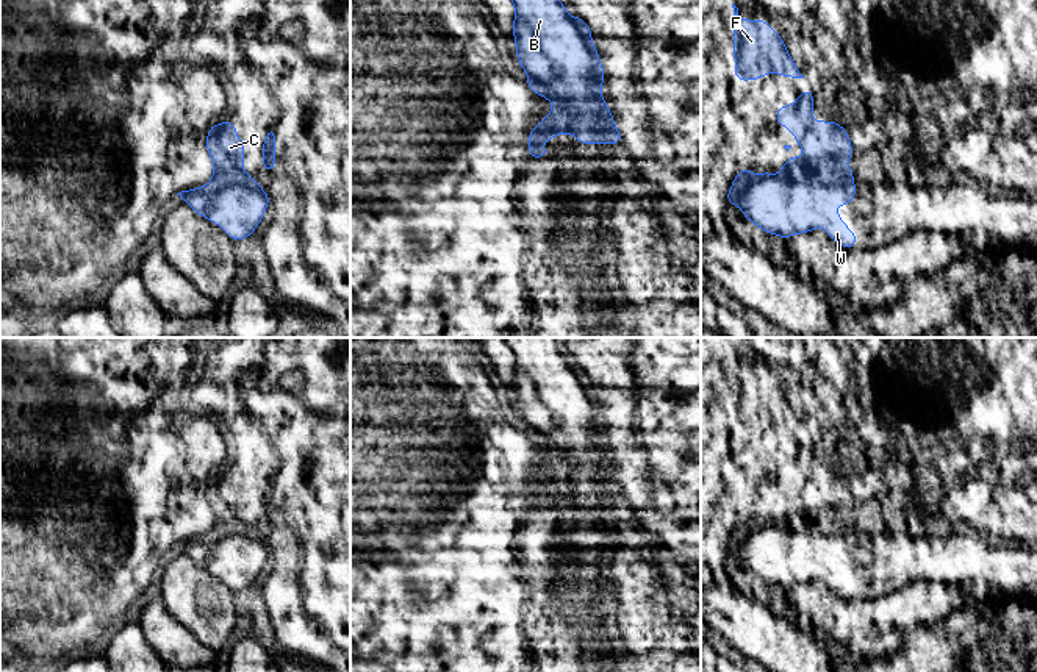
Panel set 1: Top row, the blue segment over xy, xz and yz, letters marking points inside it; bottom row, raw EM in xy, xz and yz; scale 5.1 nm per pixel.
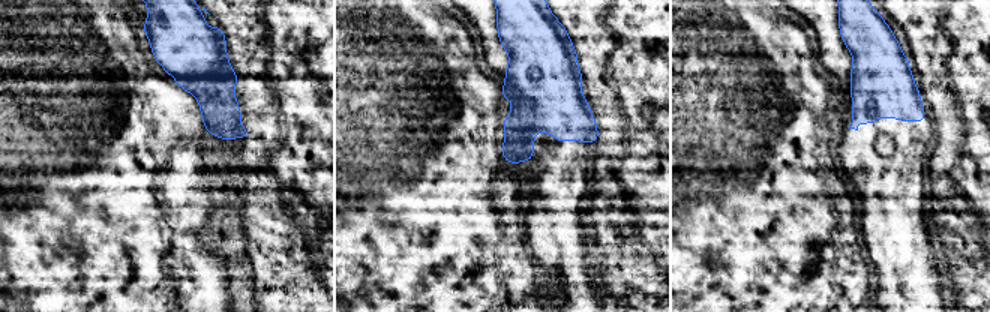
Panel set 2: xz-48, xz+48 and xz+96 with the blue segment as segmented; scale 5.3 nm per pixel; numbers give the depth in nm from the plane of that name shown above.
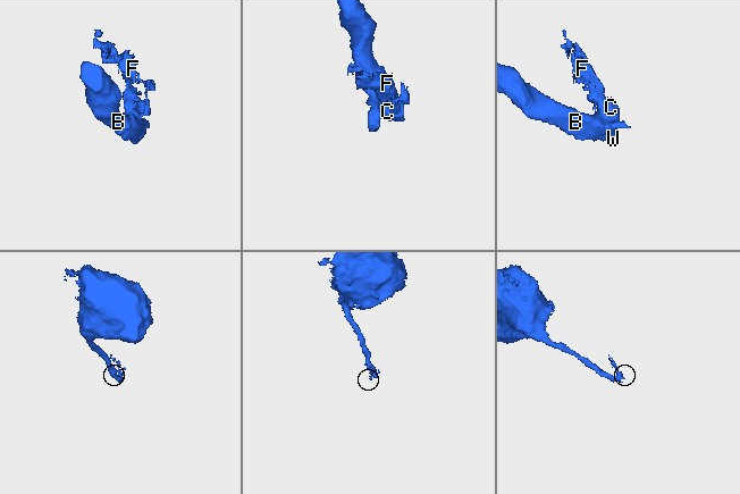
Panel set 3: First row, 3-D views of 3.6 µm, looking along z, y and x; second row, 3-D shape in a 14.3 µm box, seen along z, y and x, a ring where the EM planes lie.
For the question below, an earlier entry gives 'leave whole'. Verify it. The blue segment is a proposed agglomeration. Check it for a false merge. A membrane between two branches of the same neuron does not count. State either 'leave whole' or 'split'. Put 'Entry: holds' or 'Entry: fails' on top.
Entry: fails
split

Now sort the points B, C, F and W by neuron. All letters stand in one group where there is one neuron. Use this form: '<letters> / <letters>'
B W / C F

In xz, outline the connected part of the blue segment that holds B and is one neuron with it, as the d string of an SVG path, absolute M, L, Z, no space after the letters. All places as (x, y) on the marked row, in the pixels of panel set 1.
M511 0L515 14L515 42L521 67L529 78L546 84L557 98L572 102L572 113L582 117L597 117L599 108L590 97L594 84L593 59L576 22L558 0Z

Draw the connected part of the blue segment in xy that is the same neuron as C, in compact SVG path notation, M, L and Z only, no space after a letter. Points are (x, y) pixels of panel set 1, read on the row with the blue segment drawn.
M231 120L216 123L208 130L206 148L214 166L213 178L206 186L178 192L177 195L185 203L191 205L196 195L216 194L231 188L247 188L260 192L266 198L266 203L271 205L267 194L242 169L244 144L236 136L236 128Z

